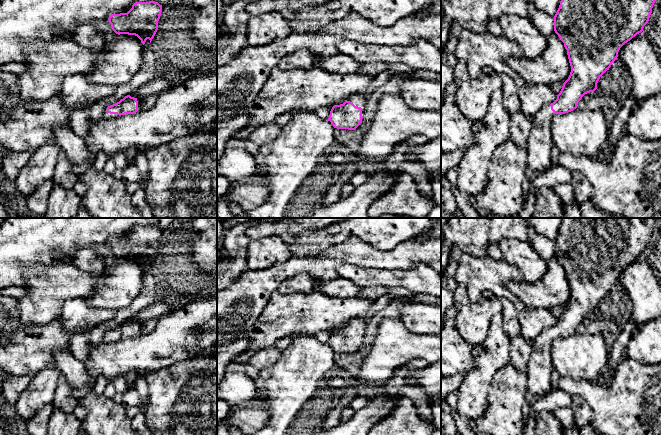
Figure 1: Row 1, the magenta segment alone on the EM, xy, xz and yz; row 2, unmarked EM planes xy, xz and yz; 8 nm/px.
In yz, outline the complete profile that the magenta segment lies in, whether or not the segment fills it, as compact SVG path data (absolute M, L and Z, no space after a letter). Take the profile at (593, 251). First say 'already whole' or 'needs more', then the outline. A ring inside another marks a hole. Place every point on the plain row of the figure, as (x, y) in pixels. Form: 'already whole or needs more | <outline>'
needs more | M563 218L554 240L554 255L567 274L571 296L563 307L557 323L541 332L531 344L526 373L528 377L526 399L530 399L532 404L554 388L551 384L552 342L556 338L573 335L585 318L597 313L600 301L617 284L620 272L643 255L654 227L654 218Z

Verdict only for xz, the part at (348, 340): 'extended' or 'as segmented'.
extended

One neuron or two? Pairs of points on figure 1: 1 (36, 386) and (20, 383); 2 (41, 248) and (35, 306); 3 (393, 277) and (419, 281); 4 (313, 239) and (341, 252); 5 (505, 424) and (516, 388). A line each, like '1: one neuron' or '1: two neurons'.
1: two neurons
2: two neurons
3: one neuron
4: two neurons
5: one neuron

